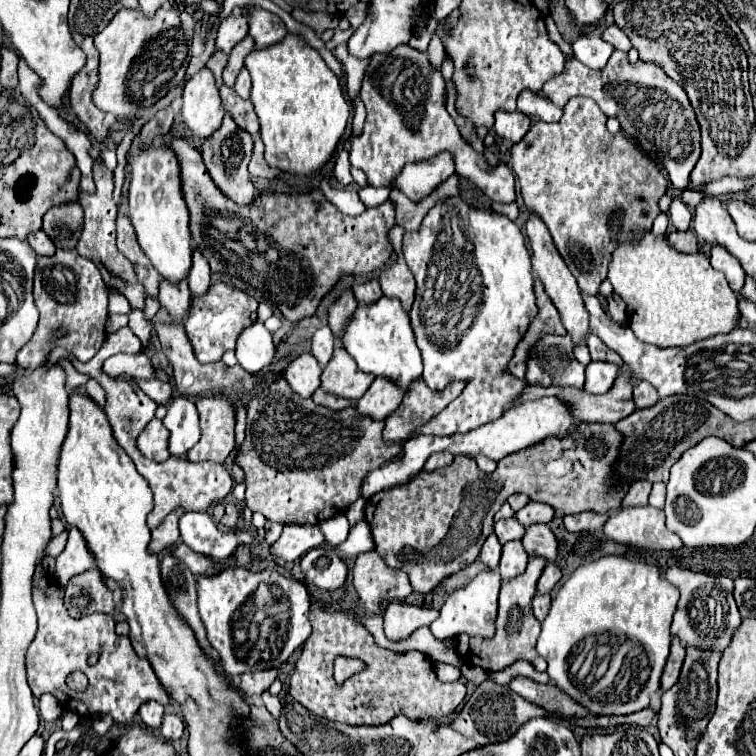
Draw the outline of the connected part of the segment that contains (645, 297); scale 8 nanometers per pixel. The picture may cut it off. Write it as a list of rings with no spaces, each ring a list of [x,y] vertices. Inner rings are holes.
[[[647,233],[643,241],[647,243],[621,245],[615,249],[607,273],[613,291],[627,303],[629,327],[637,339],[657,347],[685,347],[717,333],[729,333],[737,327],[737,295],[729,289],[725,275],[715,271],[703,253],[677,253],[667,245],[665,237],[653,237],[651,233]]]

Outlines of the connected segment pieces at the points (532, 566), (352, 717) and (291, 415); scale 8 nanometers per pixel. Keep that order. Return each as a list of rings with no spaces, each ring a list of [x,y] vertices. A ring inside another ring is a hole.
[[[531,557],[527,571],[515,579],[503,581],[501,593],[499,593],[499,613],[495,621],[495,637],[483,639],[483,637],[469,637],[469,635],[457,635],[457,653],[463,663],[467,665],[479,665],[483,669],[499,671],[507,665],[511,665],[515,659],[527,659],[535,665],[535,669],[545,671],[547,661],[535,651],[535,641],[541,633],[541,623],[533,617],[531,611],[531,599],[535,595],[535,583],[541,577],[541,571],[545,567],[545,559],[541,557]]]
[[[315,607],[309,613],[309,621],[311,621],[313,633],[305,641],[303,651],[297,659],[295,671],[293,671],[291,681],[289,681],[289,695],[295,701],[299,701],[305,709],[315,713],[317,717],[325,717],[329,721],[339,721],[339,723],[347,723],[347,725],[383,725],[401,713],[413,721],[415,719],[425,721],[425,719],[439,719],[439,717],[453,715],[455,709],[465,699],[465,683],[463,681],[457,681],[457,683],[439,681],[435,675],[433,663],[425,653],[409,651],[403,655],[403,653],[393,653],[389,649],[381,649],[373,641],[373,635],[365,629],[365,625],[361,621],[357,621],[353,615],[349,615],[345,611],[327,613],[327,611],[321,611]],[[337,655],[357,657],[357,659],[367,663],[367,669],[363,673],[351,675],[349,679],[345,679],[343,685],[337,685],[335,677],[333,677],[333,659]]]
[[[275,379],[273,383],[259,387],[247,405],[247,437],[237,453],[237,463],[245,471],[247,507],[263,513],[269,521],[285,525],[315,525],[343,513],[359,497],[367,473],[401,453],[401,445],[389,445],[381,439],[381,429],[383,421],[363,417],[355,407],[331,411],[315,405],[311,399],[297,397],[285,379]]]

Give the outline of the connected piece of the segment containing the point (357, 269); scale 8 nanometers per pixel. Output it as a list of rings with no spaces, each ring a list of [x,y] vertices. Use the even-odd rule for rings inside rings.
[[[179,137],[169,143],[181,161],[181,191],[191,217],[193,247],[209,261],[211,273],[241,277],[243,283],[275,305],[287,321],[311,317],[321,299],[345,275],[369,275],[383,267],[393,249],[387,239],[389,223],[381,221],[381,205],[363,215],[343,215],[327,197],[317,193],[257,195],[249,205],[237,205],[213,185],[201,153]]]

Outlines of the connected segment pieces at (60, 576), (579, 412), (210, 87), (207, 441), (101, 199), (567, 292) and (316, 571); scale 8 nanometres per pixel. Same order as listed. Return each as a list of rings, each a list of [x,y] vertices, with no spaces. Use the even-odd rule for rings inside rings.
[[[77,527],[69,529],[69,541],[65,551],[57,557],[57,567],[55,567],[55,581],[65,585],[73,575],[97,567],[97,559],[91,553],[83,533]]]
[[[621,373],[617,375],[617,381],[613,383],[613,389],[609,389],[609,393],[605,395],[589,395],[585,393],[583,389],[573,389],[573,387],[541,387],[541,385],[529,385],[525,389],[525,393],[521,395],[521,399],[517,399],[515,403],[525,403],[525,401],[531,401],[531,399],[539,399],[539,397],[545,397],[545,395],[559,395],[563,397],[571,409],[573,409],[573,415],[581,421],[599,421],[599,423],[617,423],[625,417],[629,417],[629,413],[637,411],[637,407],[633,405],[633,381],[629,381],[629,373]]]
[[[201,69],[187,81],[183,89],[181,115],[185,125],[201,139],[209,139],[221,127],[225,109],[221,109],[219,89],[215,87],[209,69]]]
[[[225,395],[197,397],[201,439],[189,449],[189,461],[223,463],[235,449],[235,411]]]
[[[95,163],[93,165],[93,179],[95,179],[97,191],[93,195],[87,195],[87,193],[79,195],[79,205],[85,209],[85,227],[83,227],[81,239],[77,243],[77,251],[81,253],[81,257],[93,259],[95,263],[103,263],[113,277],[121,277],[121,281],[127,283],[127,285],[111,285],[111,287],[115,287],[119,293],[123,293],[129,299],[131,307],[143,309],[143,301],[145,301],[143,285],[139,285],[131,263],[117,249],[117,231],[115,231],[117,207],[115,207],[113,197],[111,197],[111,193],[113,193],[113,173],[105,165],[97,165]]]
[[[533,215],[529,217],[527,237],[529,237],[529,243],[531,243],[531,251],[533,251],[533,257],[531,257],[533,269],[537,271],[539,279],[543,281],[549,299],[553,301],[557,311],[561,313],[561,321],[563,321],[567,333],[571,335],[573,343],[579,343],[579,341],[587,339],[587,335],[589,335],[589,313],[585,313],[585,303],[581,301],[581,289],[579,289],[575,277],[569,273],[565,261],[559,257],[557,247],[553,245],[553,239],[549,237],[549,231],[547,231],[545,225],[541,225],[539,217],[533,217]]]
[[[317,547],[299,561],[305,581],[327,591],[335,591],[345,583],[347,565],[333,547]]]

